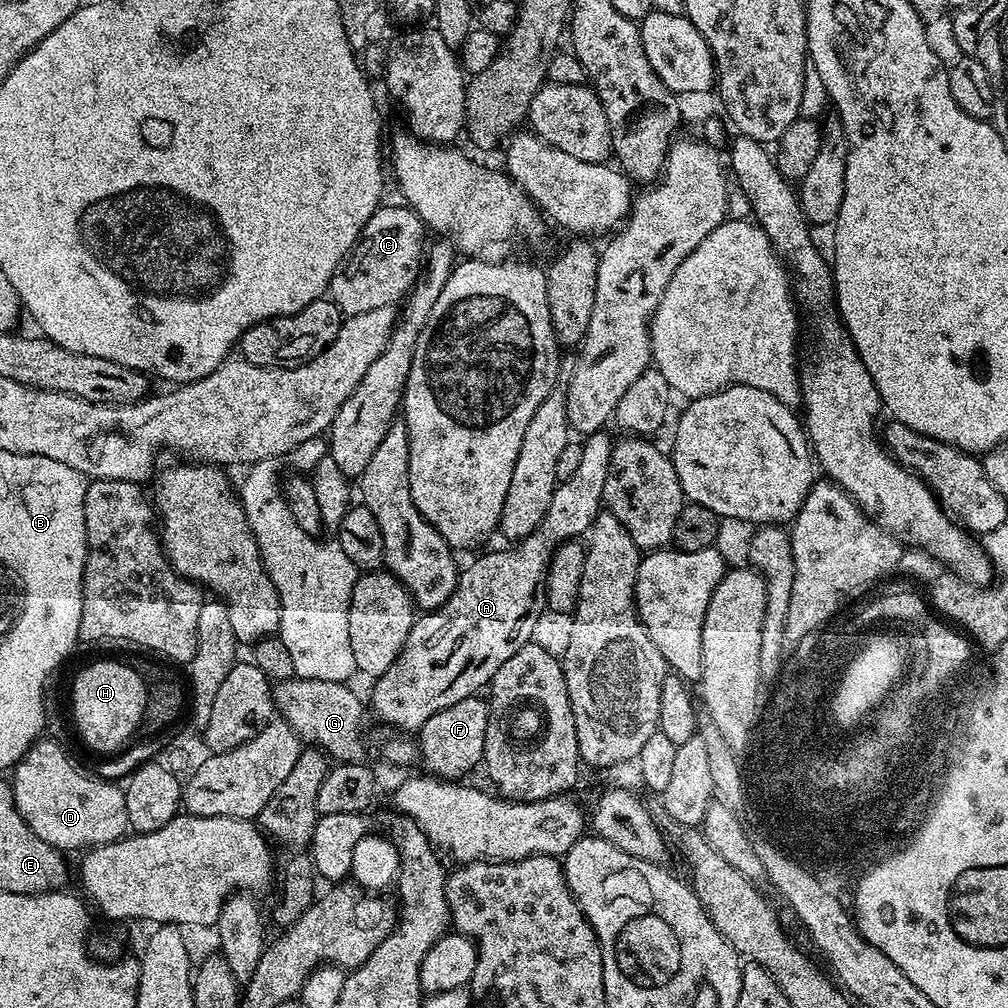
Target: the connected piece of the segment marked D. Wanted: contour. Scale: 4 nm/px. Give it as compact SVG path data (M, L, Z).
M37 739L10 772L12 803L15 811L22 814L26 826L30 826L30 830L34 830L34 834L42 838L42 842L50 842L50 846L61 850L69 850L68 848L87 850L95 848L98 844L113 844L115 840L123 840L129 831L123 787L119 783L101 779L96 774L87 776L64 753L64 748L58 741L44 739Z

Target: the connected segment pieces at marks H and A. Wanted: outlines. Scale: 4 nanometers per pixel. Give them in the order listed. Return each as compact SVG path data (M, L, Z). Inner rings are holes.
M96 660L93 662L93 664L86 665L85 668L82 669L81 672L78 673L72 680L72 720L74 723L76 723L76 728L78 731L80 731L81 738L84 739L85 742L88 743L89 746L96 752L106 752L102 754L119 753L121 749L123 749L125 745L129 743L127 740L130 739L132 735L137 735L140 723L142 722L142 714L146 710L148 689L149 685L147 683L144 684L143 678L140 677L139 674L136 673L135 670L128 664L119 664L119 662L116 660Z
M604 430L593 432L585 439L588 441L583 441L582 462L578 462L577 469L568 480L557 483L554 498L550 498L550 510L546 510L540 527L535 532L515 546L508 546L505 552L488 552L485 556L478 557L465 572L463 569L459 573L454 594L450 594L450 598L446 598L442 606L425 611L421 615L424 617L421 620L419 617L413 623L399 656L373 683L370 710L371 713L373 710L380 721L402 732L419 731L427 718L432 718L439 710L444 710L463 698L477 695L482 687L485 689L499 667L531 641L534 630L541 627L540 615L545 615L546 612L544 586L548 582L548 563L556 553L556 547L568 540L583 537L602 510L614 443L613 437L608 437L606 433Z

